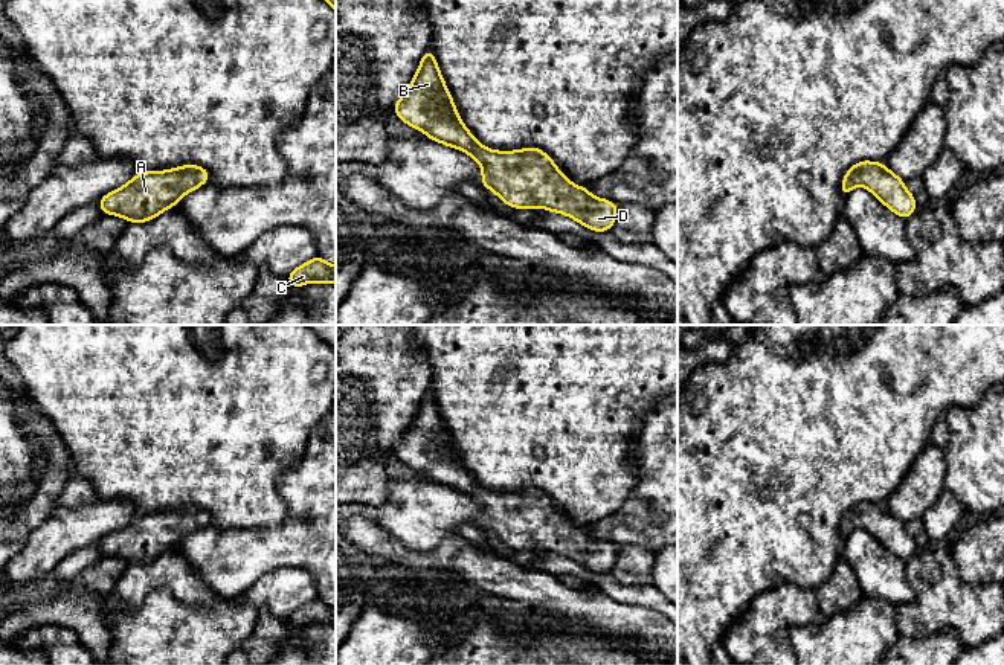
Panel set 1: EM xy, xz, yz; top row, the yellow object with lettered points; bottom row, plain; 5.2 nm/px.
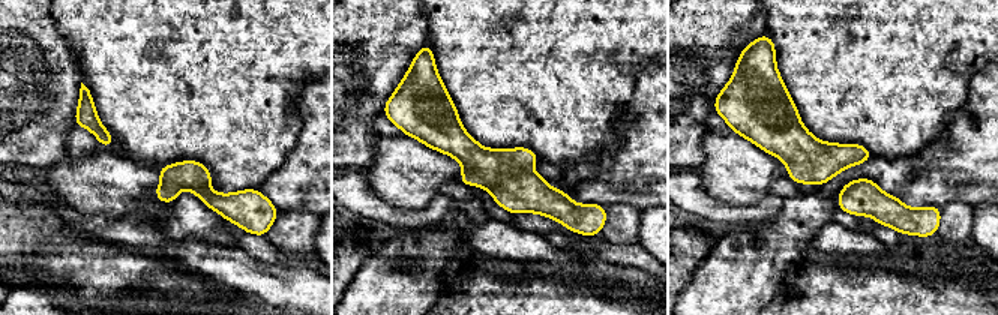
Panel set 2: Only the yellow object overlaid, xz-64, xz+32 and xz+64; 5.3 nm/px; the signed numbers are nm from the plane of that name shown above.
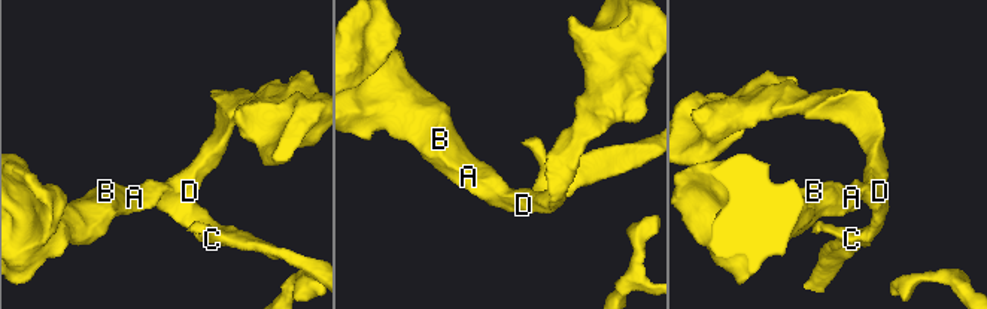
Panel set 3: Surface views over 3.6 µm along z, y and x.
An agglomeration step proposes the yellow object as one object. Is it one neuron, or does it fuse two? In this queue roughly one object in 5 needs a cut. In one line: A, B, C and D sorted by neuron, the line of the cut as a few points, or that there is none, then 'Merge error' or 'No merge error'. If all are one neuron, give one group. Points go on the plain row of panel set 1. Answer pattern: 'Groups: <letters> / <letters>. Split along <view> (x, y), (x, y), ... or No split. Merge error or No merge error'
Groups: A B C D. No split. No merge error

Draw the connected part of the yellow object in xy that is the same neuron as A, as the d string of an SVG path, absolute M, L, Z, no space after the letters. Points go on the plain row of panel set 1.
M198 506L137 514L127 526L101 538L98 546L102 557L117 557L128 564L146 564L209 522L209 512Z

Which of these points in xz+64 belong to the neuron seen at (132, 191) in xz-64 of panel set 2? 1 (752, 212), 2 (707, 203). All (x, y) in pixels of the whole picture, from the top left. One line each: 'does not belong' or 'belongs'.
1: does not belong
2: does not belong

